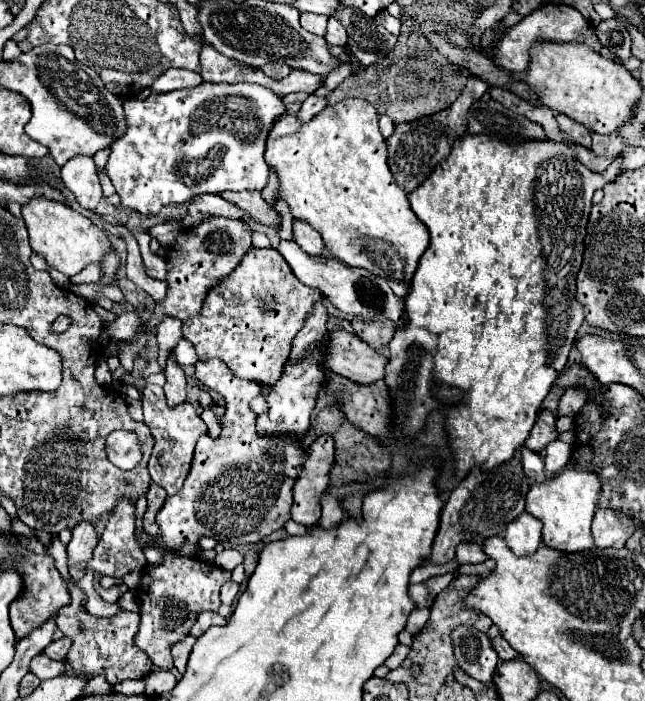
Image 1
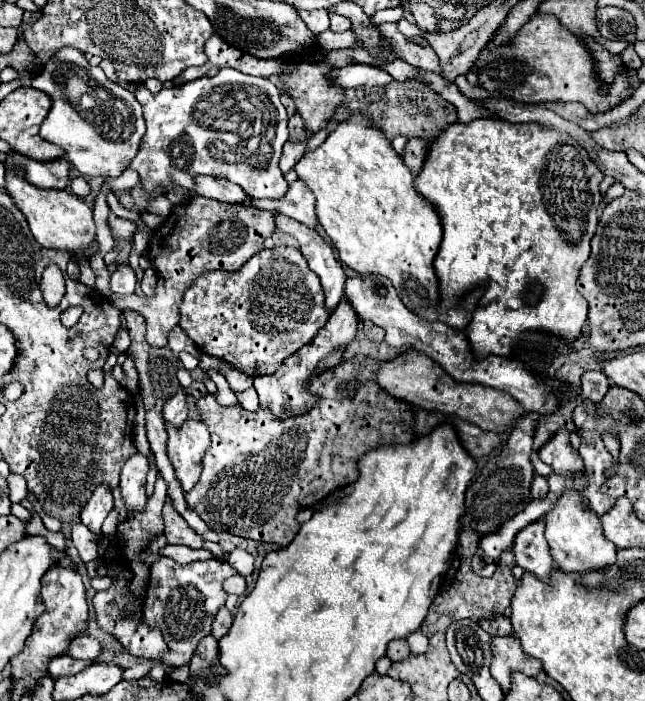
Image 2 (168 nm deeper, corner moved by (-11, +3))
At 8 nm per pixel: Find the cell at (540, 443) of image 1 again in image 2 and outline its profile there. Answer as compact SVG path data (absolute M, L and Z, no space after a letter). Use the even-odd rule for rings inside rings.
M557 434L537 454L545 464L551 466L551 470L555 474L563 474L563 476L575 474L575 476L579 476L579 472L583 472L583 462L579 458L579 452L571 446L569 434Z

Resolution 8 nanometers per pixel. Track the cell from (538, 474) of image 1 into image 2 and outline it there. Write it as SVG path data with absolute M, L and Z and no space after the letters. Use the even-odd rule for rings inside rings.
M535 476L533 484L531 484L531 500L545 498L547 492L549 492L549 488L547 488L547 478L543 478L543 476Z

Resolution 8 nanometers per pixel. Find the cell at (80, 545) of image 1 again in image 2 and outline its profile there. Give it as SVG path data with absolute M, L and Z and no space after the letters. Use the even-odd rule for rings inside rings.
M99 484L87 504L81 510L81 522L91 530L91 532L101 532L101 524L107 518L107 514L113 508L113 494L107 484Z

